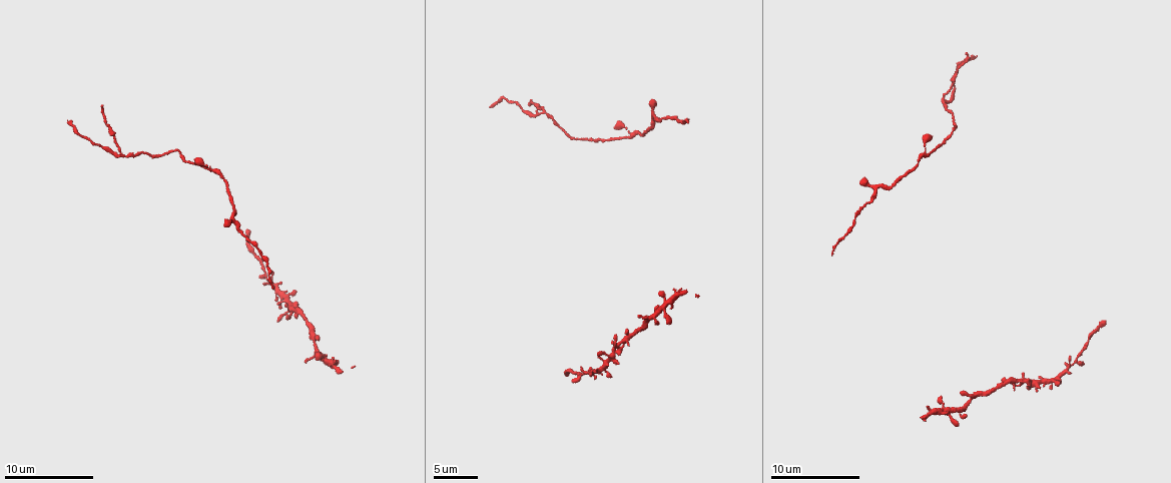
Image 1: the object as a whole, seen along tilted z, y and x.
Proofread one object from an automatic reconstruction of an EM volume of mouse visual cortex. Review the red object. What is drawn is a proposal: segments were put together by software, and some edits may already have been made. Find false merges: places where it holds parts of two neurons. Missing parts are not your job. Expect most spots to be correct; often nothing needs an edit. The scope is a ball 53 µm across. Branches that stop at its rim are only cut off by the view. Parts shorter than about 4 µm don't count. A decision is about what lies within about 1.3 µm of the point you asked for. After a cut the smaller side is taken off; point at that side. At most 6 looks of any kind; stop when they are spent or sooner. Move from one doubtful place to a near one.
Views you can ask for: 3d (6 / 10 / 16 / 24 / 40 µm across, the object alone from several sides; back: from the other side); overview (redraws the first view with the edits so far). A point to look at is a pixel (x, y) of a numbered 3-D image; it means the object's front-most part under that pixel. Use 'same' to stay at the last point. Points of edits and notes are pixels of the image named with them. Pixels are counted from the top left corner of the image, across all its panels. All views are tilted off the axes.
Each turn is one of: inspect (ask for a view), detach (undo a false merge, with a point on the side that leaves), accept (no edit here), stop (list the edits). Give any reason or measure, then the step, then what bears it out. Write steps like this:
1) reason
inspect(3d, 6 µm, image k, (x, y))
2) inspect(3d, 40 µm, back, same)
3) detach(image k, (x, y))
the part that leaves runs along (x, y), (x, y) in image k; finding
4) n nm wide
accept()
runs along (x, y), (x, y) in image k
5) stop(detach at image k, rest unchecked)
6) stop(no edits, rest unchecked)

sudden change in width
inspect(3d, 10 µm, image 1, (873, 195))

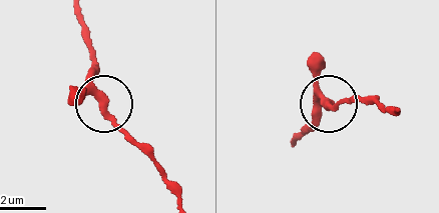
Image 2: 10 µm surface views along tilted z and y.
accept()
one neuron here

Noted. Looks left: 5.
three-way junction
inspect(3d, 10 µm, image 1, (123, 155))

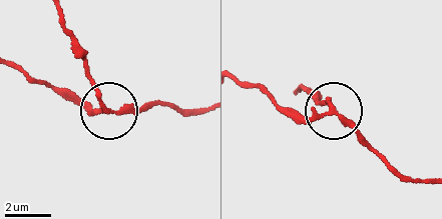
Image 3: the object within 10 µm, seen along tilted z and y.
inspect(3d, 10 µm, back, image 3, (107, 112))

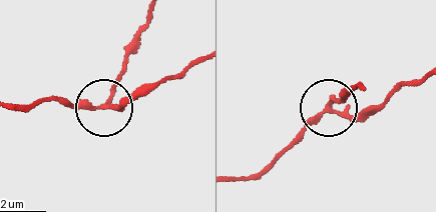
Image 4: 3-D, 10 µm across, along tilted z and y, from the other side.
180 nm wide
detach(image 4, (121, 76))
the part that leaves runs along (104, 104), (144, 15) in image 4; a second neuron is stuck on

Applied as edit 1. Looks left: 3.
inspect(overview)

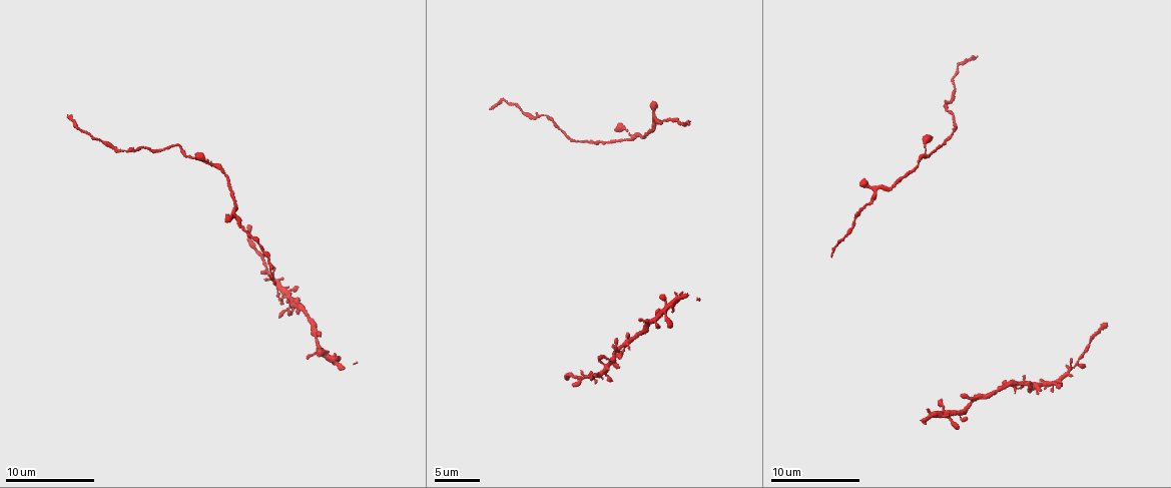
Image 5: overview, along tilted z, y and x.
calibre changes
inspect(3d, 6 µm, image 5, (1067, 373))

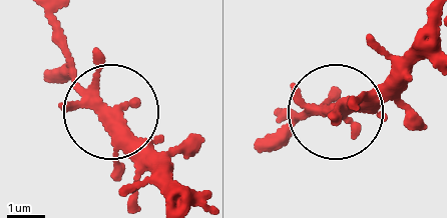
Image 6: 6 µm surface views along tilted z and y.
accept()
one neuron here

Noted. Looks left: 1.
stop(detach at image 4, rest unchecked)

